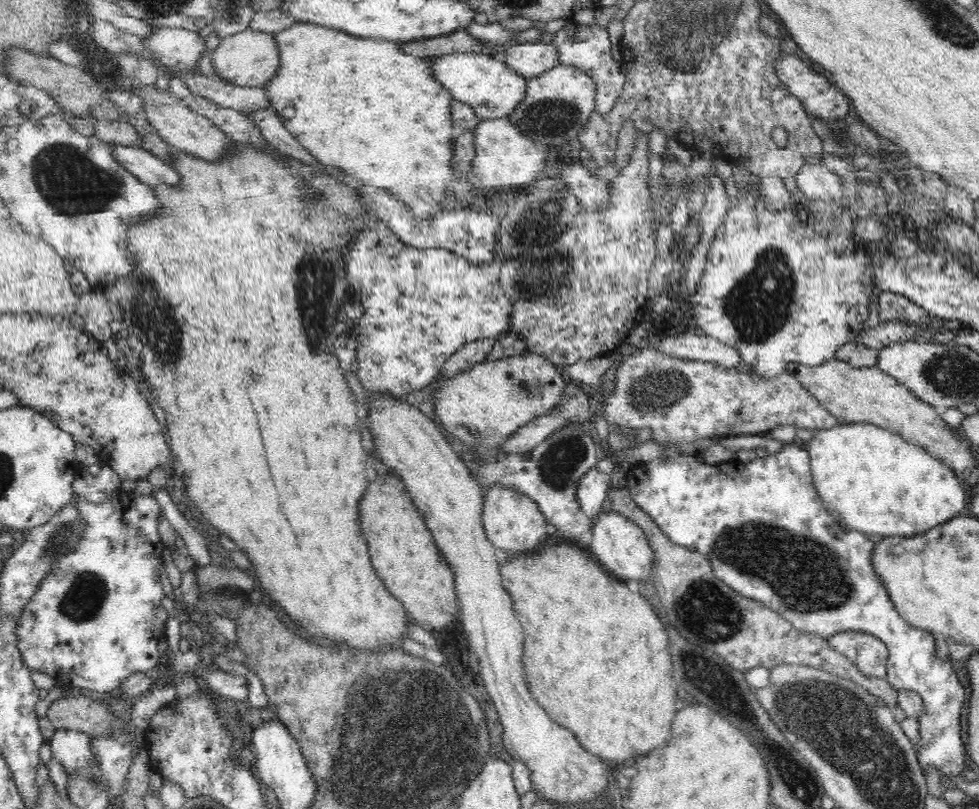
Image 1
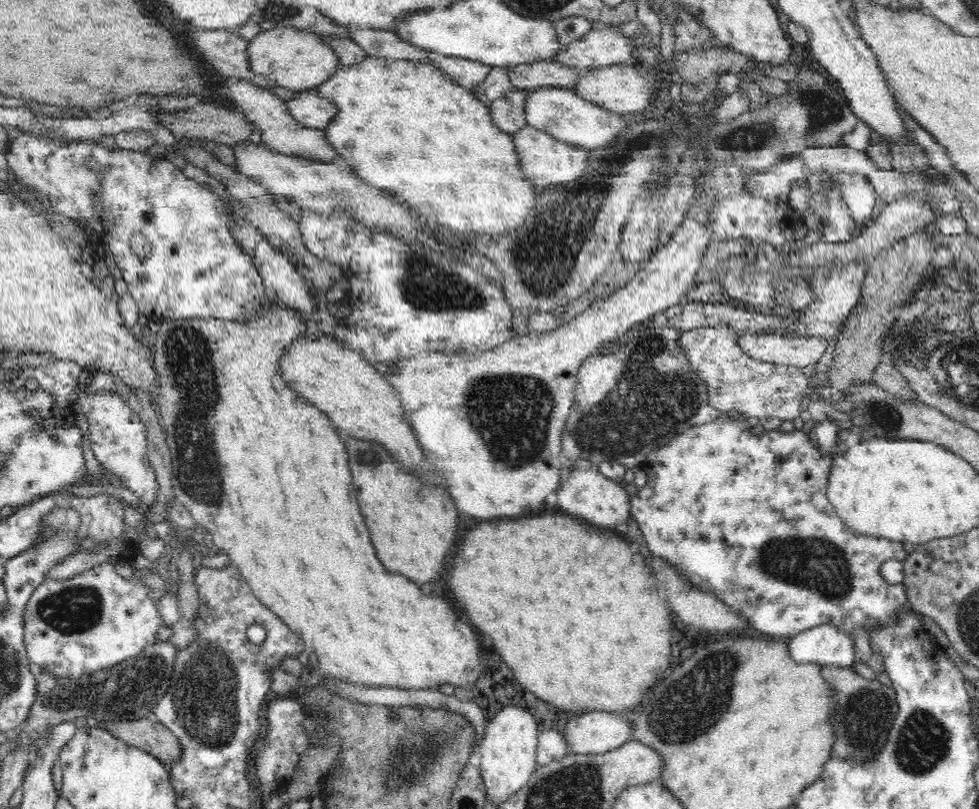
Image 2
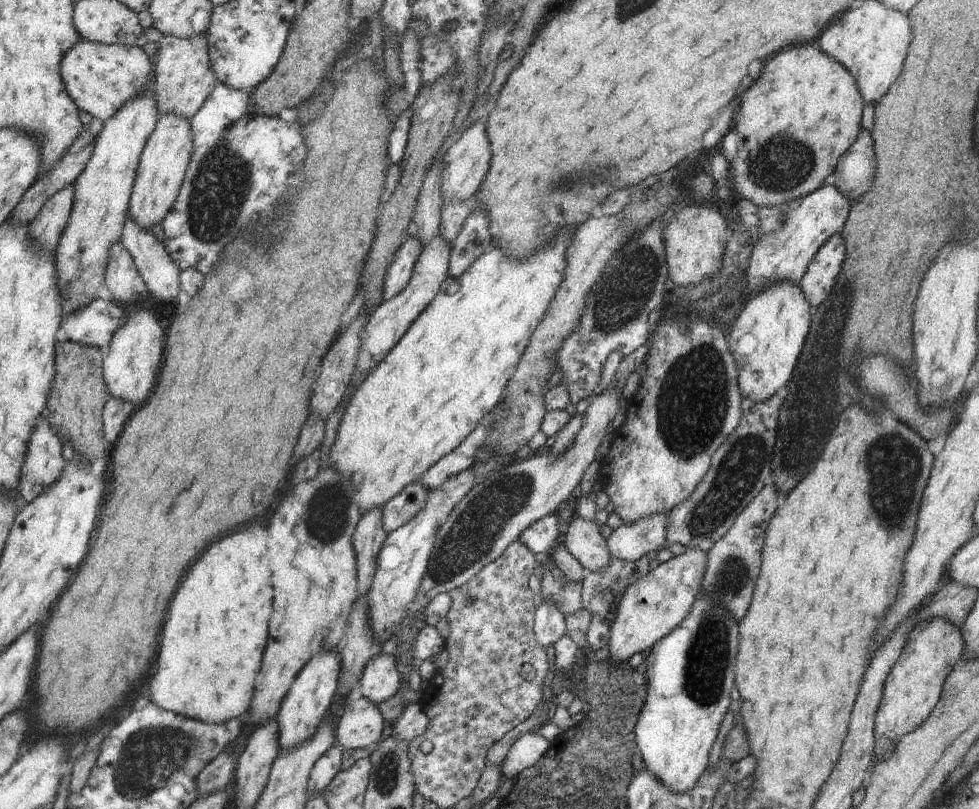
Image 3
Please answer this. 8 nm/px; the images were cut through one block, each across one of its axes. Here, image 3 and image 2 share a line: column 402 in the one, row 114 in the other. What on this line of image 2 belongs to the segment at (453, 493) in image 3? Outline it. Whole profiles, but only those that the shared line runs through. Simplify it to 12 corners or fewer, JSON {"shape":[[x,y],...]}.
{"shape":[[550,86],[531,90],[527,124],[585,151],[637,121]]}

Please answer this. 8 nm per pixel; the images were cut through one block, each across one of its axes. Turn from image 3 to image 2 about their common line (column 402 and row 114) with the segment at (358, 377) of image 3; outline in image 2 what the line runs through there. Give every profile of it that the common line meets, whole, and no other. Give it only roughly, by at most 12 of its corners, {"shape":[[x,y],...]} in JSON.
{"shape":[[315,89],[298,91],[286,103],[294,121],[323,130],[340,114]]}

